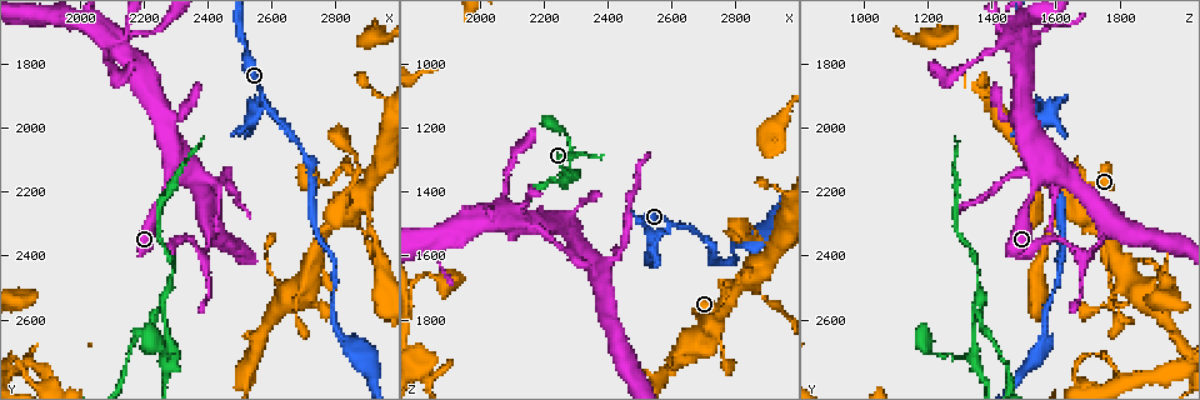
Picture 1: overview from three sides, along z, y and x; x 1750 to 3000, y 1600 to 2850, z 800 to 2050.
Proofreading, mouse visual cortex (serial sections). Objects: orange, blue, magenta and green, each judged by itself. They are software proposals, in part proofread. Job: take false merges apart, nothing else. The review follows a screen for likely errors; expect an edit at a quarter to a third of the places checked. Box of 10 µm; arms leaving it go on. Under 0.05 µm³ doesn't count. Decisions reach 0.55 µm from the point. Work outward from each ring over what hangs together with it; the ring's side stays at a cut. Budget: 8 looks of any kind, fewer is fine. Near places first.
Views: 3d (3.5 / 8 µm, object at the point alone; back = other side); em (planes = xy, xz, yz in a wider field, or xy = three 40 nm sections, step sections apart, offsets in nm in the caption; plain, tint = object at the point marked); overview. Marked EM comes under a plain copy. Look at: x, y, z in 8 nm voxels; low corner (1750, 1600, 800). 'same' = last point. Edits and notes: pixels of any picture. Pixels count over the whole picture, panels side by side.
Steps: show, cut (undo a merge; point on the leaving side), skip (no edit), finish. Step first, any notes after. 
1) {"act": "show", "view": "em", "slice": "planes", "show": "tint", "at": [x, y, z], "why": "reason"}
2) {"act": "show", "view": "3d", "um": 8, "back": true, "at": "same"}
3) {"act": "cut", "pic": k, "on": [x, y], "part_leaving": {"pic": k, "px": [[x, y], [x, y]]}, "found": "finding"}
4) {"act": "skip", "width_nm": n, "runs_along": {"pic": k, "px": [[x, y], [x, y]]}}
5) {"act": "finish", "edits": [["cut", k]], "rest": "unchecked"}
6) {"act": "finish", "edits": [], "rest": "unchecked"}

{"act": "show", "view": "3d", "um": 8, "back": true, "at": [2360, 2170, 1650], "why": "a fork"}

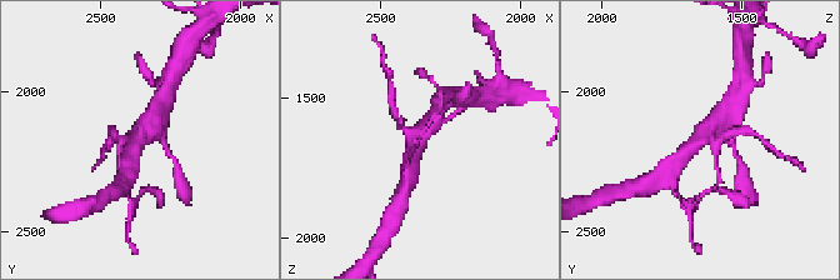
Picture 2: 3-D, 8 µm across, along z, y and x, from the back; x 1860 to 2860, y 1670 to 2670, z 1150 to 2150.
{"act": "show", "view": "em", "slice": "xy", "step": 1, "show": "tint", "at": "same", "arms": 3, "arm_widths_nm": [200, 450, 450]}

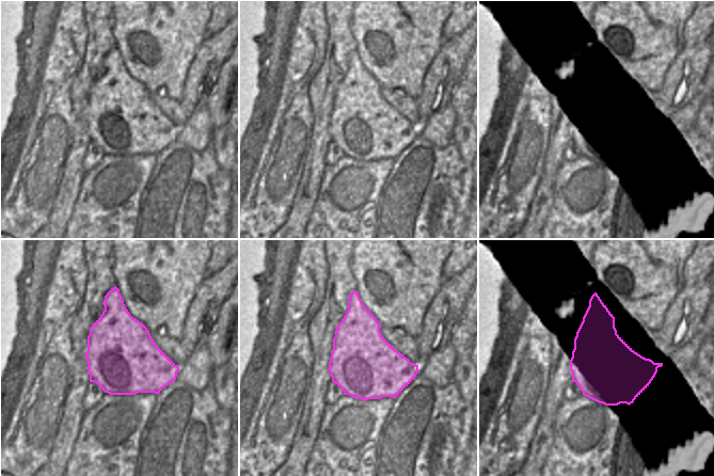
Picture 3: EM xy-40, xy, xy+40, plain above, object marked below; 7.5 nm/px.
{"act": "skip", "found": "all the same cell"}

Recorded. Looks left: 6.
{"act": "show", "view": "3d", "um": 3.5, "at": [2380, 2400, 1690], "why": "abrupt turn"}

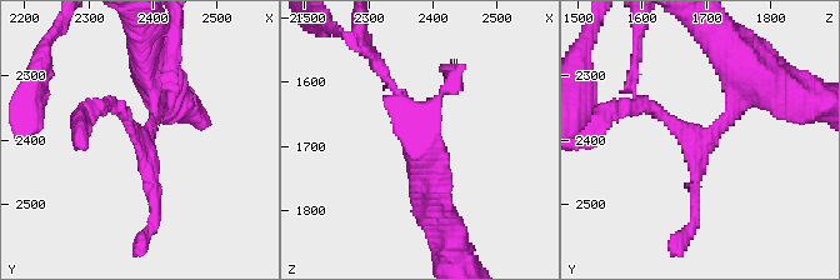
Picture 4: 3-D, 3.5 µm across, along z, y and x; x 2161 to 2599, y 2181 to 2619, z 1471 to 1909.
{"act": "show", "view": "em", "slice": "xy", "step": 5, "show": "tint", "at": [2380, 2400, 1685]}

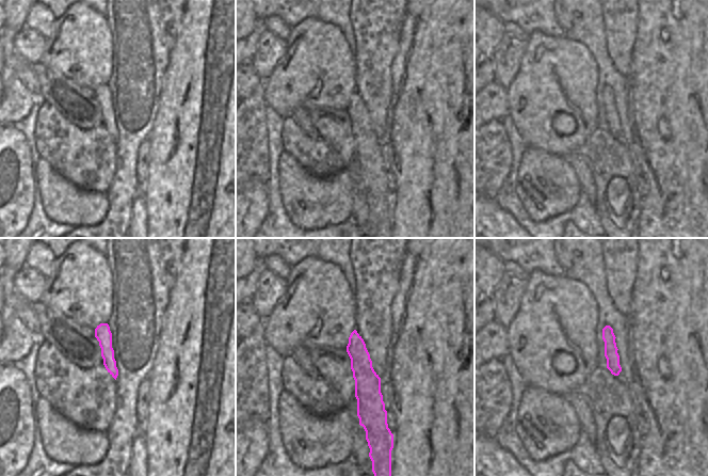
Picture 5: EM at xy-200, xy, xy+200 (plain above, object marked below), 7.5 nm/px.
{"act": "skip", "width_nm": 190, "runs_along": {"pic": 5, "px": [[354, 334], [367, 380], [369, 427]]}, "found": "one cell here"}

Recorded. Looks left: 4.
{"act": "show", "view": "3d", "um": 8, "at": [2870, 2210, 1630], "why": "arms part here"}

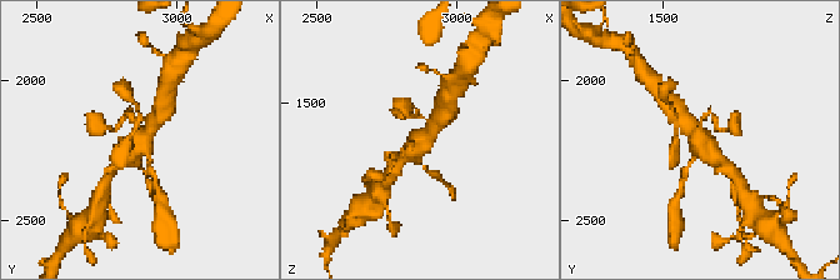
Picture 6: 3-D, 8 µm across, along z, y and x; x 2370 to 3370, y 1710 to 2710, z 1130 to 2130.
{"act": "show", "view": "3d", "um": 3.5, "at": "same"}

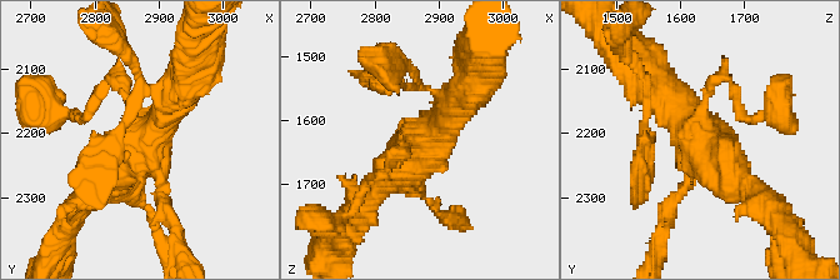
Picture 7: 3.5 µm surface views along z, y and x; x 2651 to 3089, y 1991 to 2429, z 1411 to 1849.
{"act": "skip", "arm_widths_nm": [150, 150, 450, 450], "runs_along": {"pic": 7, "px": [[730, 81], [710, 85], [701, 139], [749, 189]]}, "found": "all the same cell"}

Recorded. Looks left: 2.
{"act": "finish", "edits": [], "rest": "unchecked"}

